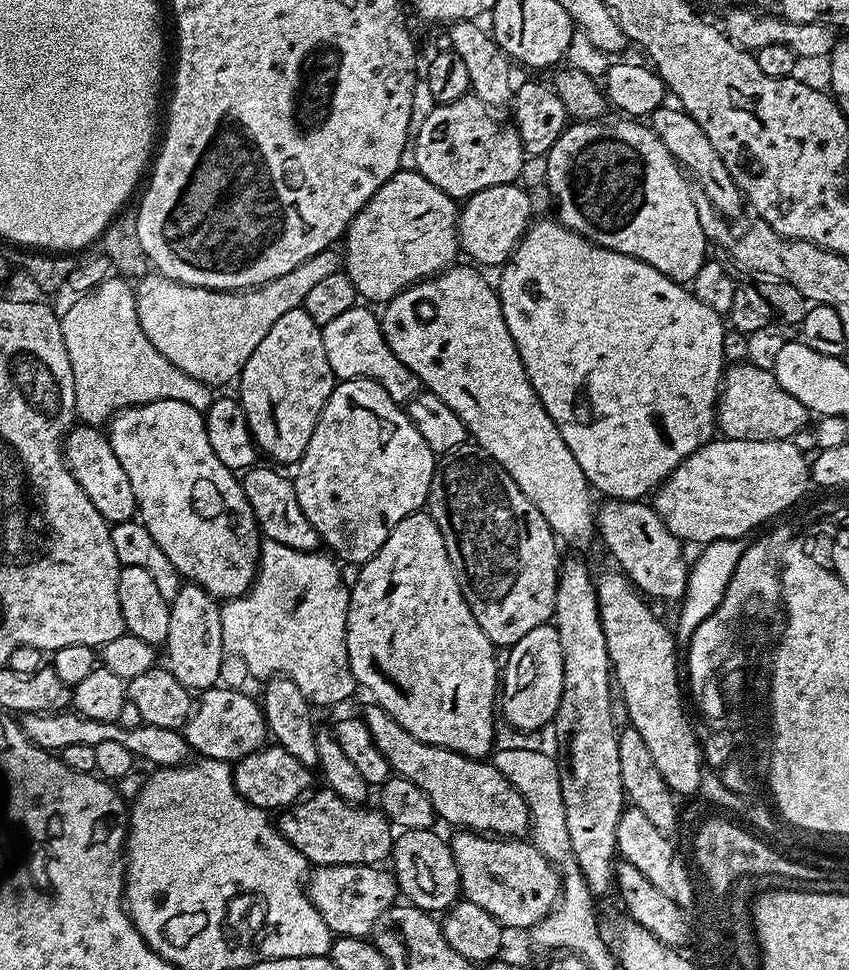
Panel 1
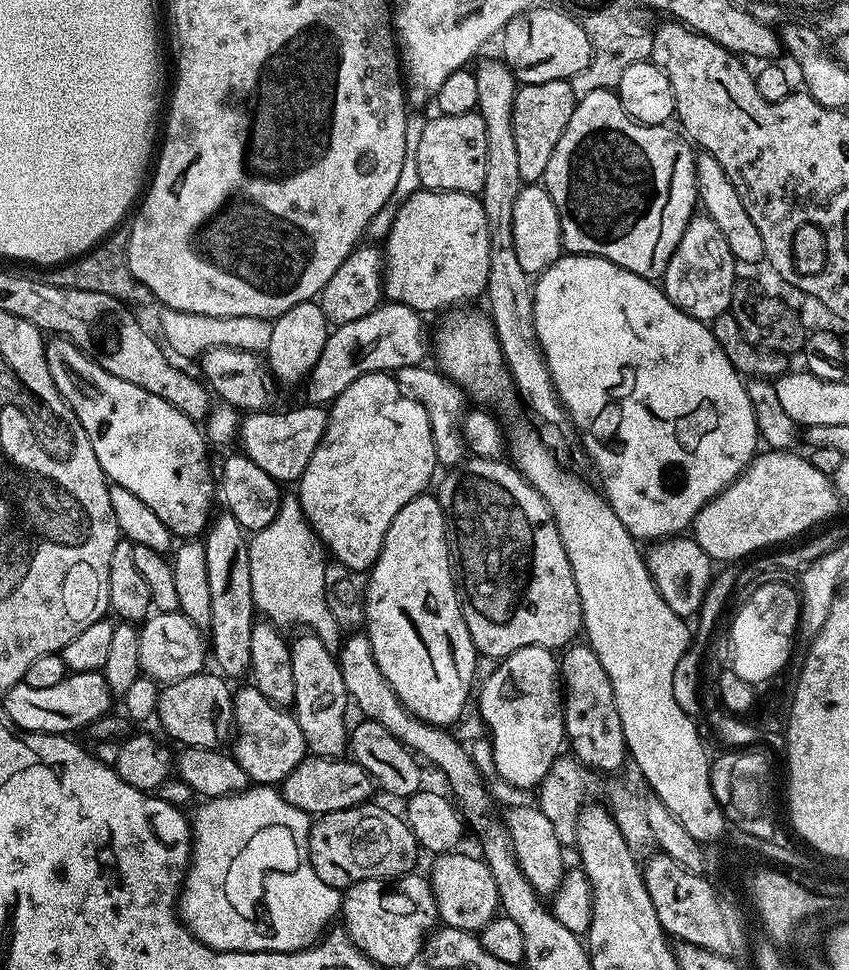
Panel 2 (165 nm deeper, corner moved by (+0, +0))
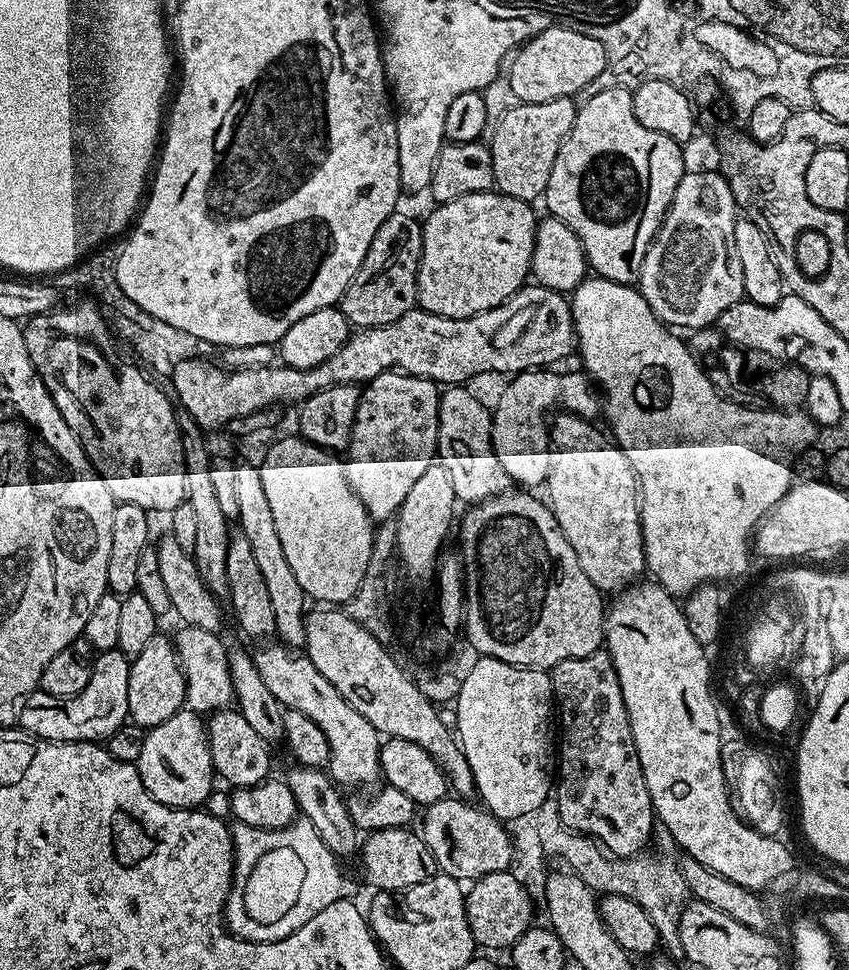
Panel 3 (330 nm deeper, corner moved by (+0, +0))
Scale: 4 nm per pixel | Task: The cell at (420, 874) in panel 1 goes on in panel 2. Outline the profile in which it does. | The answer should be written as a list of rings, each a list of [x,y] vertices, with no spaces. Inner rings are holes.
[[[464,850],[446,852],[435,857],[430,883],[436,899],[436,914],[445,928],[457,928],[473,934],[479,933],[490,921],[495,920],[500,908],[498,886],[494,874],[479,855],[467,856]]]

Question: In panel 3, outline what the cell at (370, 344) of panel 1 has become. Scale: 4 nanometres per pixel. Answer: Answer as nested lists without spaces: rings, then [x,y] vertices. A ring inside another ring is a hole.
[[[448,386],[441,391],[440,409],[438,410],[438,442],[436,443],[439,463],[443,464],[446,474],[450,474],[450,482],[454,485],[457,501],[471,506],[482,500],[489,500],[492,496],[501,496],[509,491],[514,482],[506,470],[502,470],[502,462],[494,454],[492,445],[492,413],[486,406],[482,406],[477,398],[470,394],[466,386]]]

